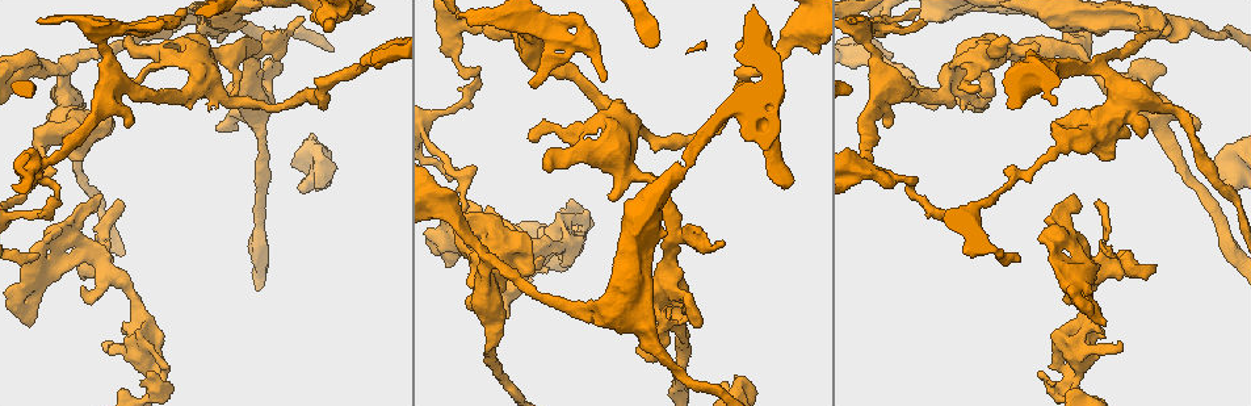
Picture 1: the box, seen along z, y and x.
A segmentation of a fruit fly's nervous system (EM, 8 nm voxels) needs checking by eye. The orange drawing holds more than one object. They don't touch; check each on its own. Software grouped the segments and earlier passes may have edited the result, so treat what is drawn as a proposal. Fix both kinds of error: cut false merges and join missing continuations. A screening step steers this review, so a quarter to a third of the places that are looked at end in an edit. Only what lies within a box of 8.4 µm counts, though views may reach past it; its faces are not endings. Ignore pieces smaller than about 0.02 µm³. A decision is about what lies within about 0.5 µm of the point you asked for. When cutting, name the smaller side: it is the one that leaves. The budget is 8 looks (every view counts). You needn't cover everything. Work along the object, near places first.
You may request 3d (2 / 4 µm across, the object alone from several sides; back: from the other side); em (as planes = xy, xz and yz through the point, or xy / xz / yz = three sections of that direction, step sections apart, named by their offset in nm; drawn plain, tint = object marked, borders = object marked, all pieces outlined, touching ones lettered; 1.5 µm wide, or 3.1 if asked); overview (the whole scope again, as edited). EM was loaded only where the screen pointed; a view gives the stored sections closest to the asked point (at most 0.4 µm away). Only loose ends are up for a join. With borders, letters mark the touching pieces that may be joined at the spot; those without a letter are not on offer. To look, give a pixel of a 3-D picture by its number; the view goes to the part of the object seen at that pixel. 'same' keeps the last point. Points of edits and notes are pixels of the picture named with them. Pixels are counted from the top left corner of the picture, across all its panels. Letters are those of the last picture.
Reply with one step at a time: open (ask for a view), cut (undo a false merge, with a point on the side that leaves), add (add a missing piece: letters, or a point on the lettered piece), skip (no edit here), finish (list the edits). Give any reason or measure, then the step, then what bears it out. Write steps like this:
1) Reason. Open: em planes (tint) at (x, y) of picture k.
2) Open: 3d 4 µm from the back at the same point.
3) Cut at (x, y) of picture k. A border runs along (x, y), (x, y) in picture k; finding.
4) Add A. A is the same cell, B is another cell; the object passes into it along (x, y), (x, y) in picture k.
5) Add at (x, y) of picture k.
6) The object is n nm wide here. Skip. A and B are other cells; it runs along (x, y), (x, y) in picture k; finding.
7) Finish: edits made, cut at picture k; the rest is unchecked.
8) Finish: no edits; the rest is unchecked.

Open: 3d 4 µm at (34, 259) of picture 1.

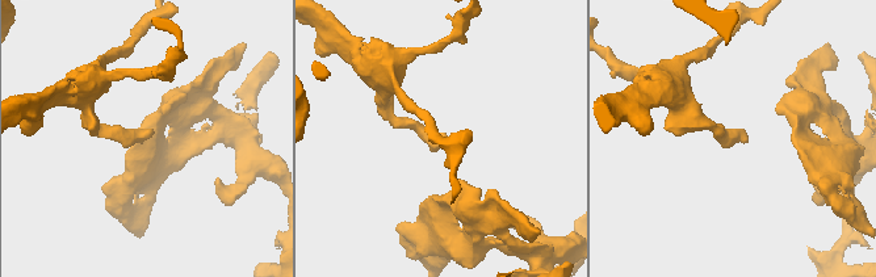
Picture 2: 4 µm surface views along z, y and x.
Shape alone is not enough. Open: em planes (borders) at (735, 137) of picture 2.

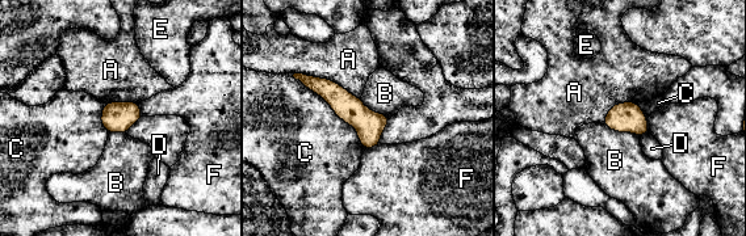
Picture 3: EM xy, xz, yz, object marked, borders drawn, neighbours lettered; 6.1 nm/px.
The object is 180 nm wide here. Skip. A, B, C, D, E and F are other cells; it runs along (302, 79), (330, 91), (376, 140) in picture 3; none of them fits.

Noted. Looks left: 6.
Open: 3d 4 µm from the back at (1106, 250) of picture 1.

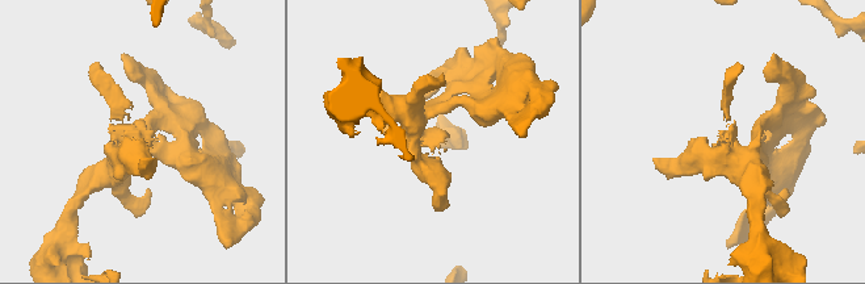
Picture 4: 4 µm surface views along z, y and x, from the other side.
Open: em planes (borders) at (151, 133) of picture 4.

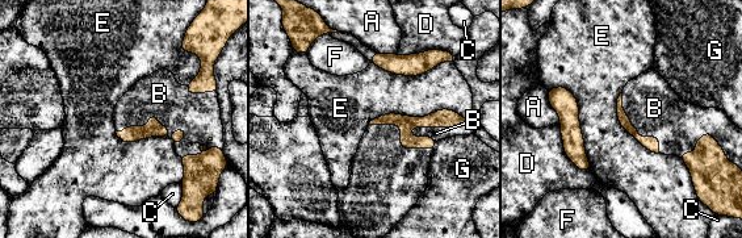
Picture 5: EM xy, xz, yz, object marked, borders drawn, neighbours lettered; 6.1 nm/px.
Add B. B is the same cell, A, C, D, E, F and G are other cells; the object passes into it along (130, 134), (156, 116), (159, 94) in picture 5; the neuron continues.

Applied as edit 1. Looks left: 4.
Sudden change in width. Open: em planes (plain) at (459, 31) of picture 1.

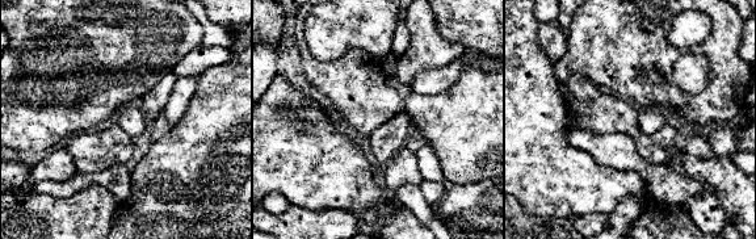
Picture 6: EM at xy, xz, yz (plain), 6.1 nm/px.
Where the object lies. Open: em planes (tint) at the same point.

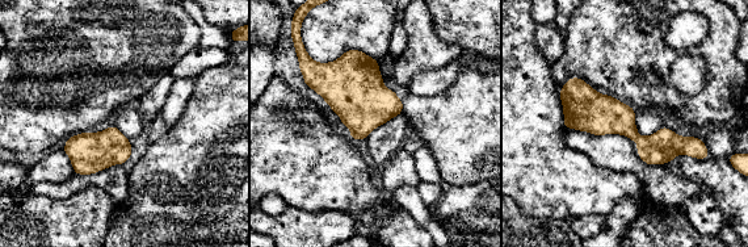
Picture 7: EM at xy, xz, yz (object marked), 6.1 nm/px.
Open: em planes (borders) at the same point.

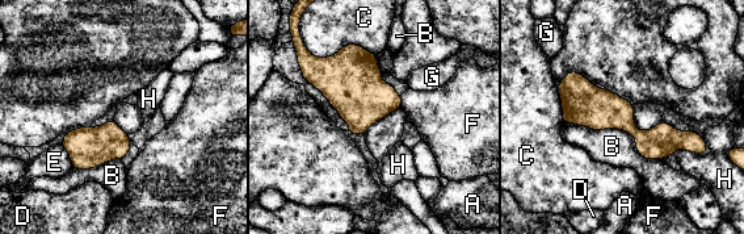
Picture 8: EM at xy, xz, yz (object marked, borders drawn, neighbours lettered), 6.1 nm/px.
The object is 240 nm wide here. Skip. A, B, C, D, E, F, G and H are other cells; all the same neuron.

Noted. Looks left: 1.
Finish: edits made, add at picture 5; the rest is unchecked.

